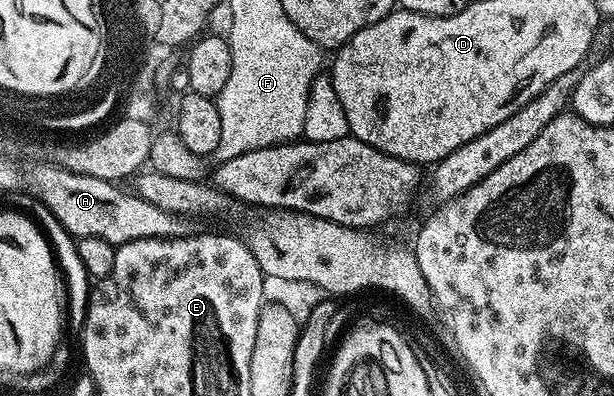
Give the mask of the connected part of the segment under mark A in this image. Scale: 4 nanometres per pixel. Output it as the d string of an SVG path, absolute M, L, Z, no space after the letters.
M54 163L35 165L26 170L26 184L30 192L71 233L71 236L105 239L116 247L130 241L142 242L147 237L174 239L192 236L193 223L191 217L182 217L173 211L161 211L161 207L153 207L153 203L145 203L145 199L136 197L134 192L122 193L118 184L105 179L93 179L89 175L74 173L62 169Z

